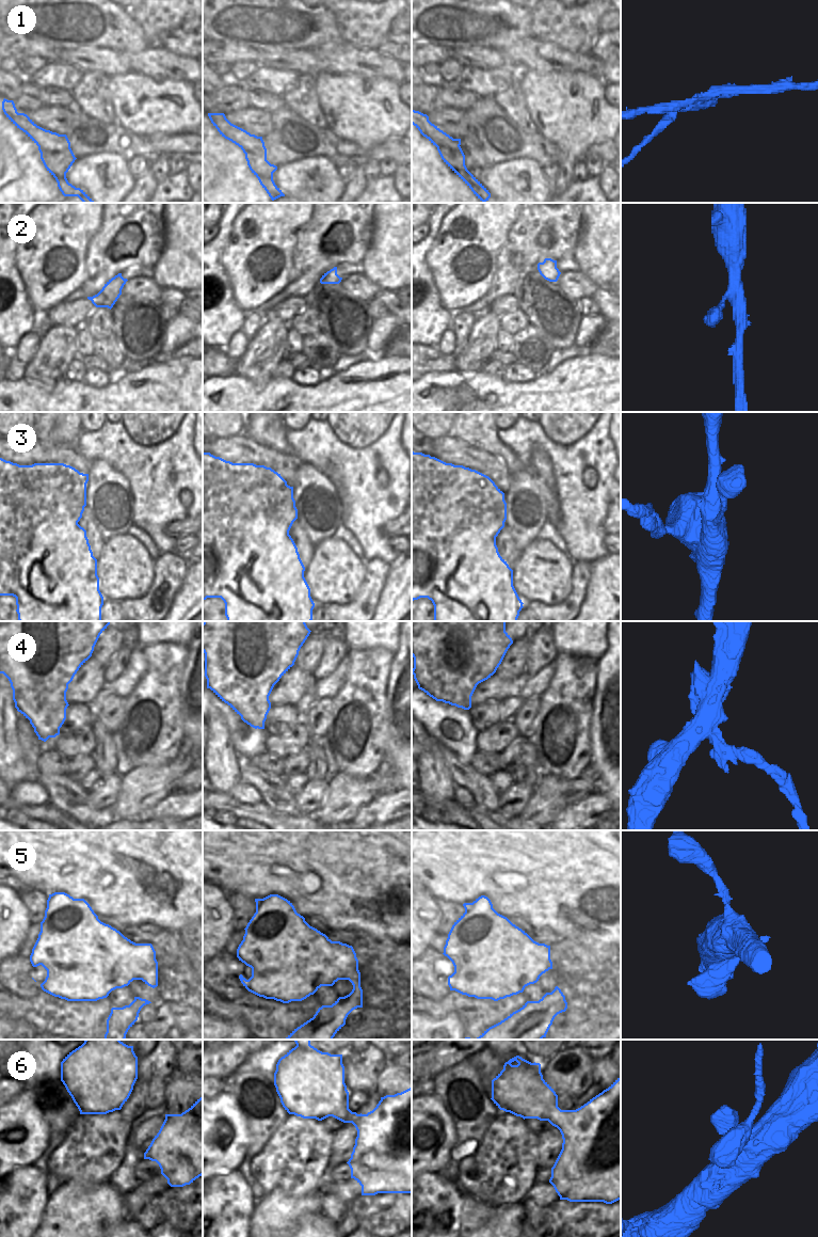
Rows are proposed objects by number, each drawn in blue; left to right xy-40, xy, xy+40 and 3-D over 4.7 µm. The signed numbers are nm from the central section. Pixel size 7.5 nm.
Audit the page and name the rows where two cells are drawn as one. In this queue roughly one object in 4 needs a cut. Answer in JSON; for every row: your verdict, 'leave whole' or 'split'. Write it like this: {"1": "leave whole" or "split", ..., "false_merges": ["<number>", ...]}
{"1": "split", "2": "leave whole", "3": "split", "4": "split", "5": "leave whole", "6": "leave whole", "false_merges": ["1", "3", "4"]}

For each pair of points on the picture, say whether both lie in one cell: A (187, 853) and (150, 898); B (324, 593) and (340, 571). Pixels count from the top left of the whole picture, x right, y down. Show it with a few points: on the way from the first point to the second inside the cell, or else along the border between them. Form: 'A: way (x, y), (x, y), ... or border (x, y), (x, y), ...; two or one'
A: way (174, 866), (164, 869), (156, 877), (156, 885); one
B: way (325, 588), (335, 576); one

